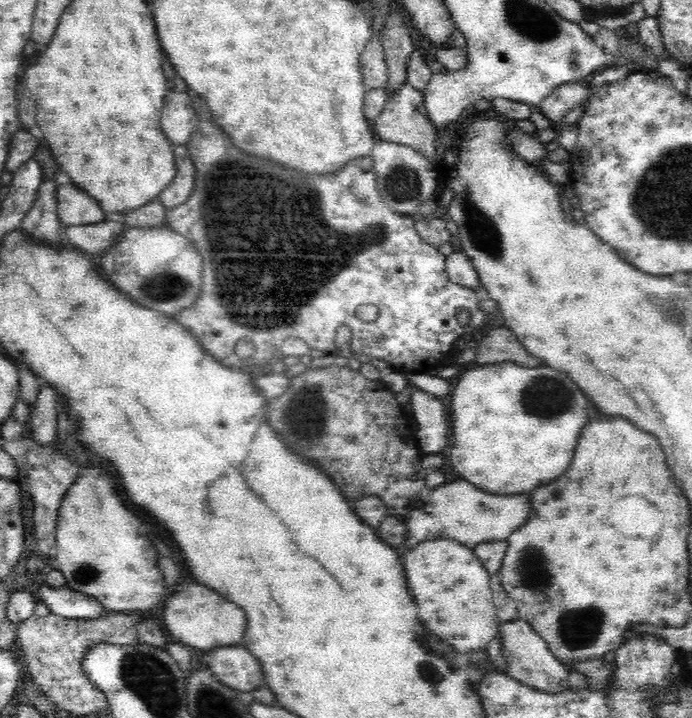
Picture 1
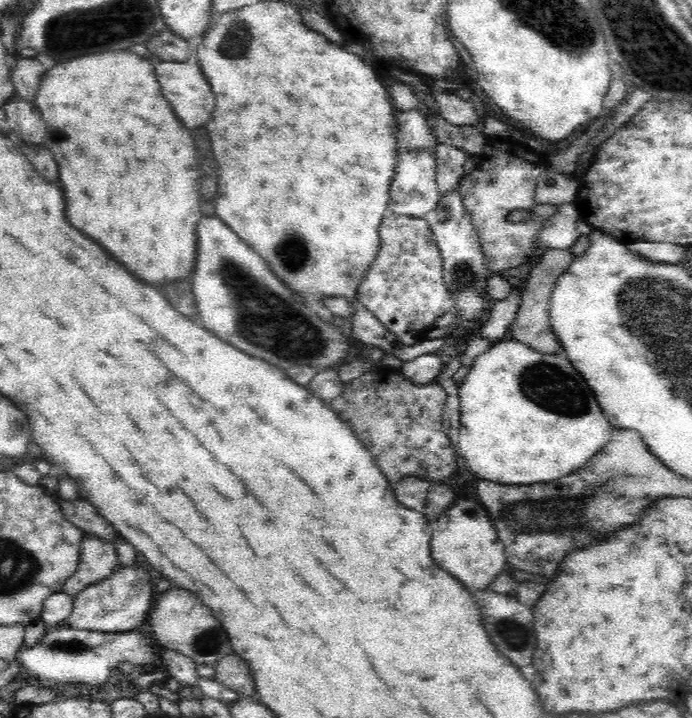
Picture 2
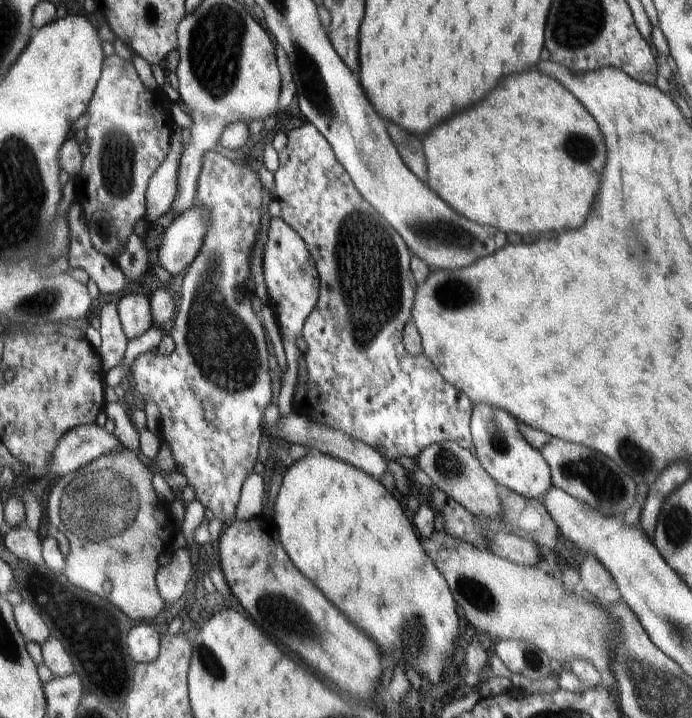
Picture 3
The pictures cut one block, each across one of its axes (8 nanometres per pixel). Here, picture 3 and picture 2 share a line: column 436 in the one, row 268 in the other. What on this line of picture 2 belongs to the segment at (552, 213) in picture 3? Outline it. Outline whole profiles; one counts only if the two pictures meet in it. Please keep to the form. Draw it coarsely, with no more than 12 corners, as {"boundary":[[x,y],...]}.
{"boundary":[[154,66],[45,72],[70,224],[152,286],[190,280],[200,172]]}

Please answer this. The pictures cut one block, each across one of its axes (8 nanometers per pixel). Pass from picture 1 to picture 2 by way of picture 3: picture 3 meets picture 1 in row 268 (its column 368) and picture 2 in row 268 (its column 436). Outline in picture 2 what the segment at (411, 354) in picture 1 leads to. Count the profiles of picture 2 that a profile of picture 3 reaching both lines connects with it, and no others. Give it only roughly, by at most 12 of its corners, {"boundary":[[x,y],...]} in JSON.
{"boundary":[[387,212],[356,298],[398,345],[453,307],[425,218]]}

